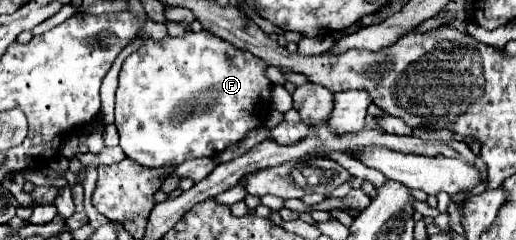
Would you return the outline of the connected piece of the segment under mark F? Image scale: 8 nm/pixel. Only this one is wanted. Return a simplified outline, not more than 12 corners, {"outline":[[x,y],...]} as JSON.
{"outline":[[217,35],[145,39],[115,125],[145,167],[263,125],[265,63]]}

